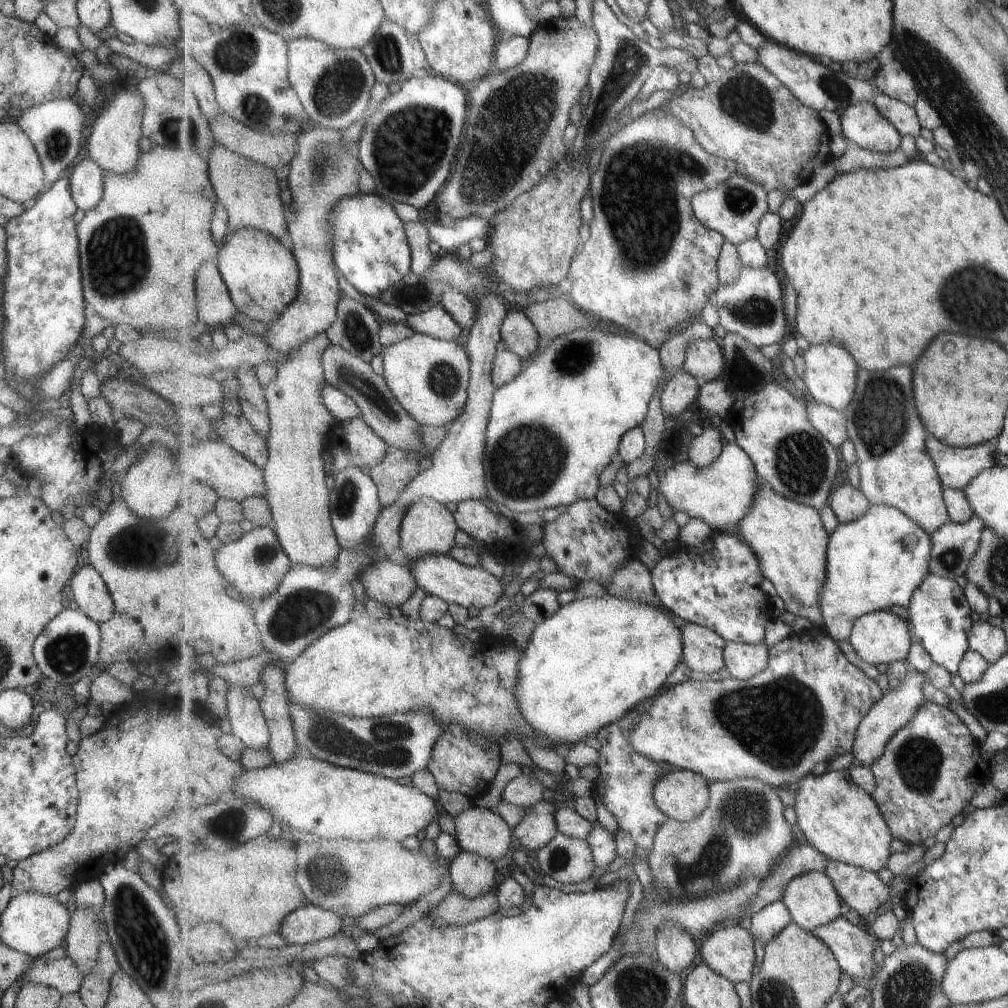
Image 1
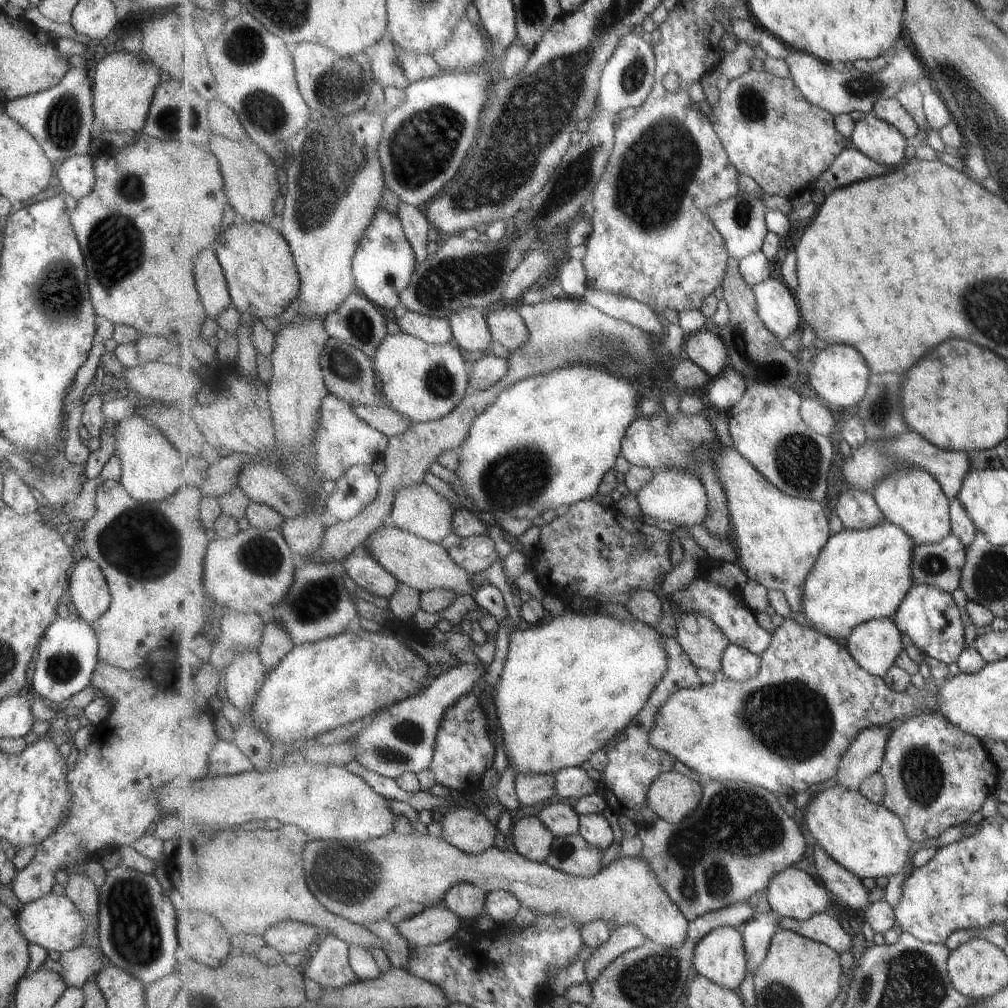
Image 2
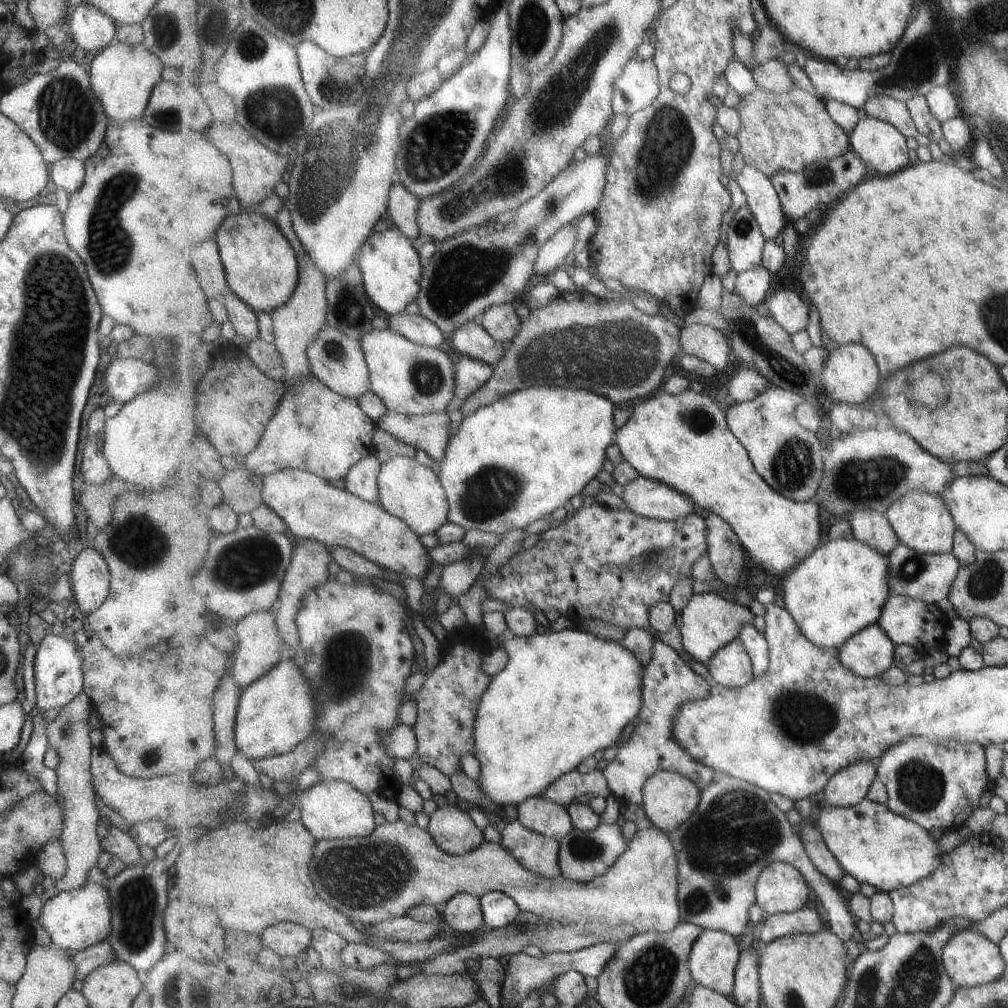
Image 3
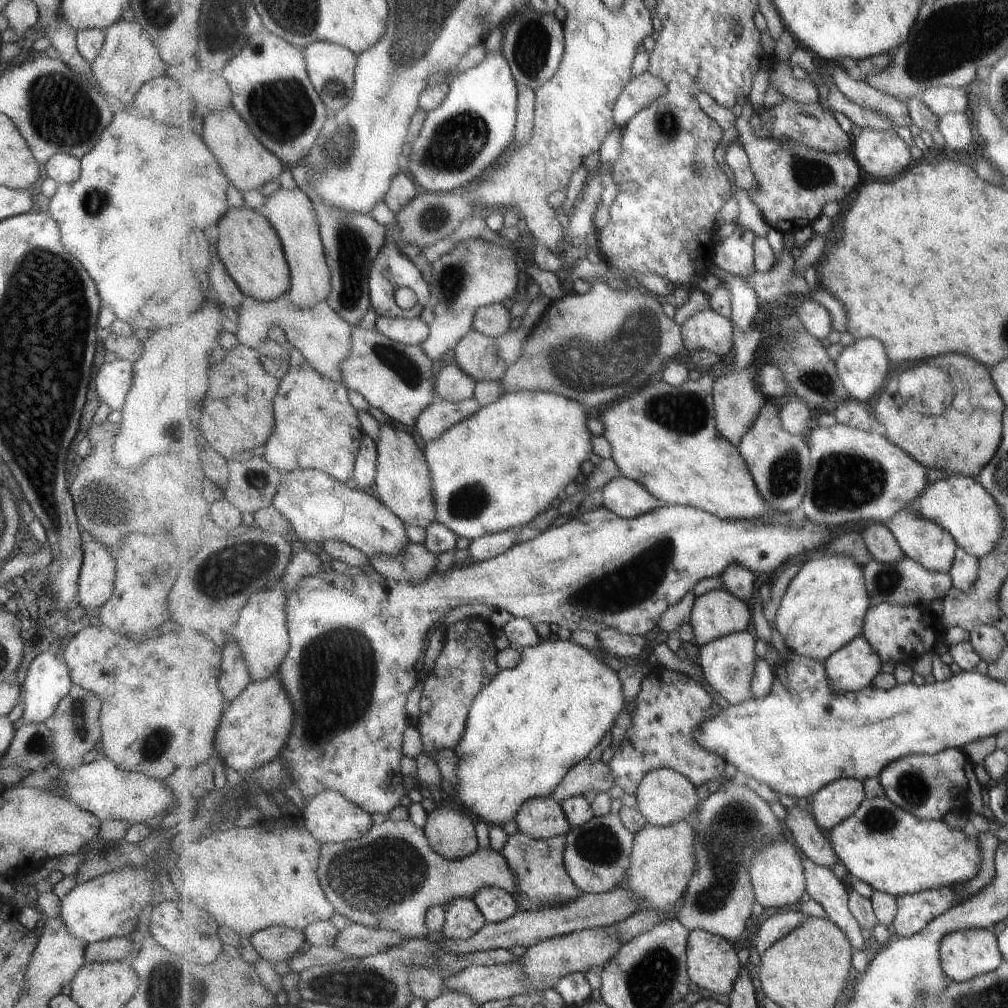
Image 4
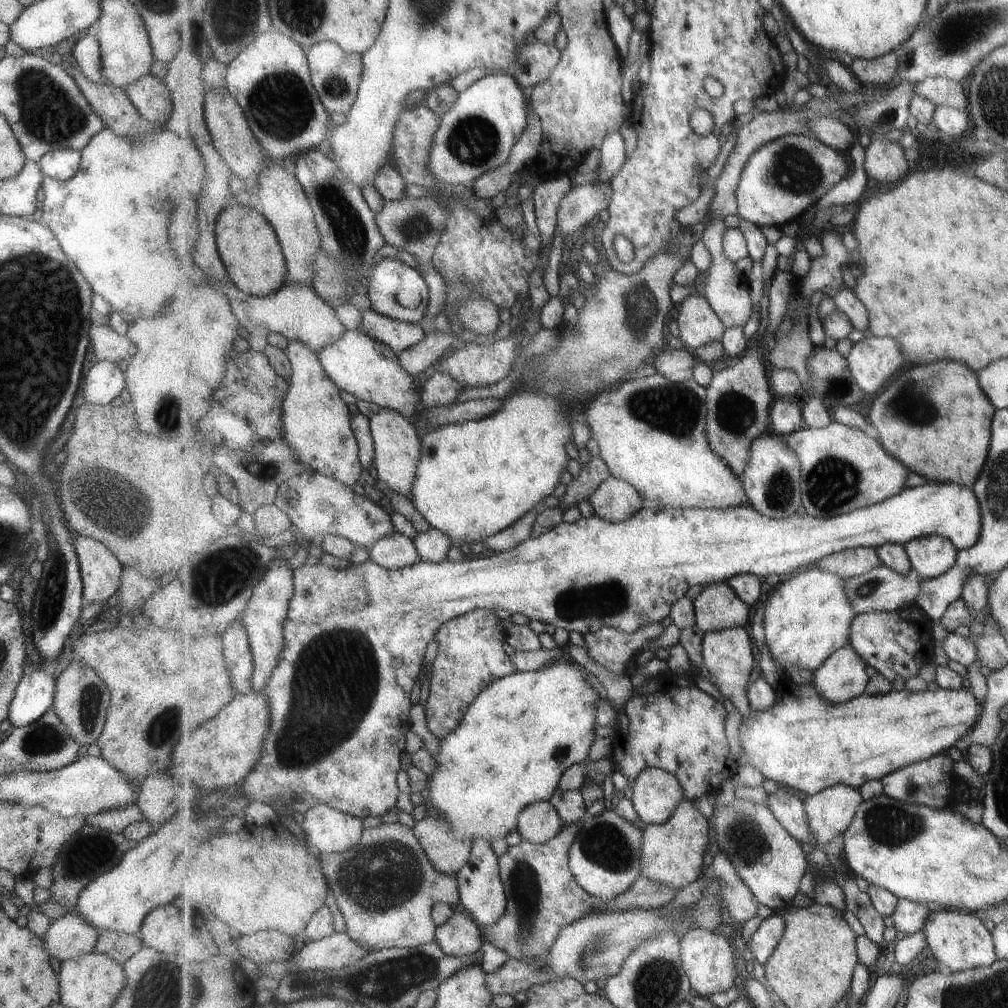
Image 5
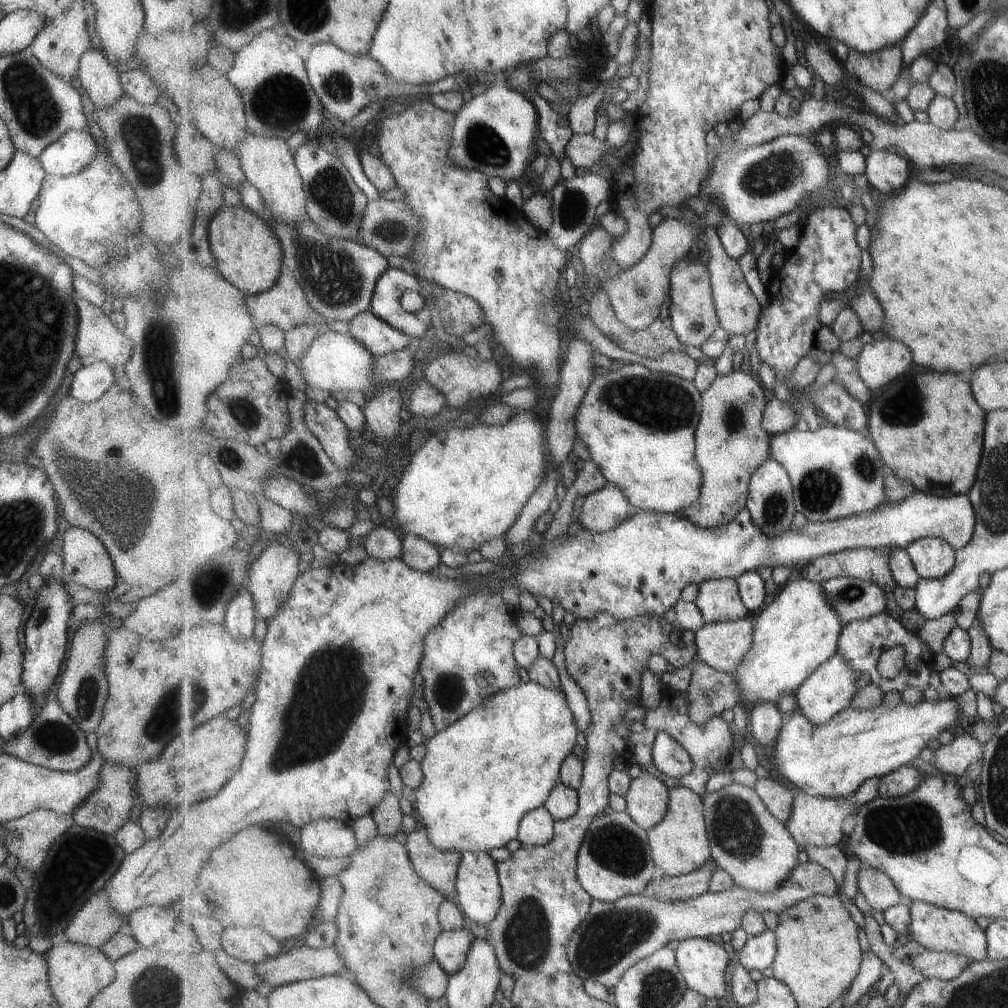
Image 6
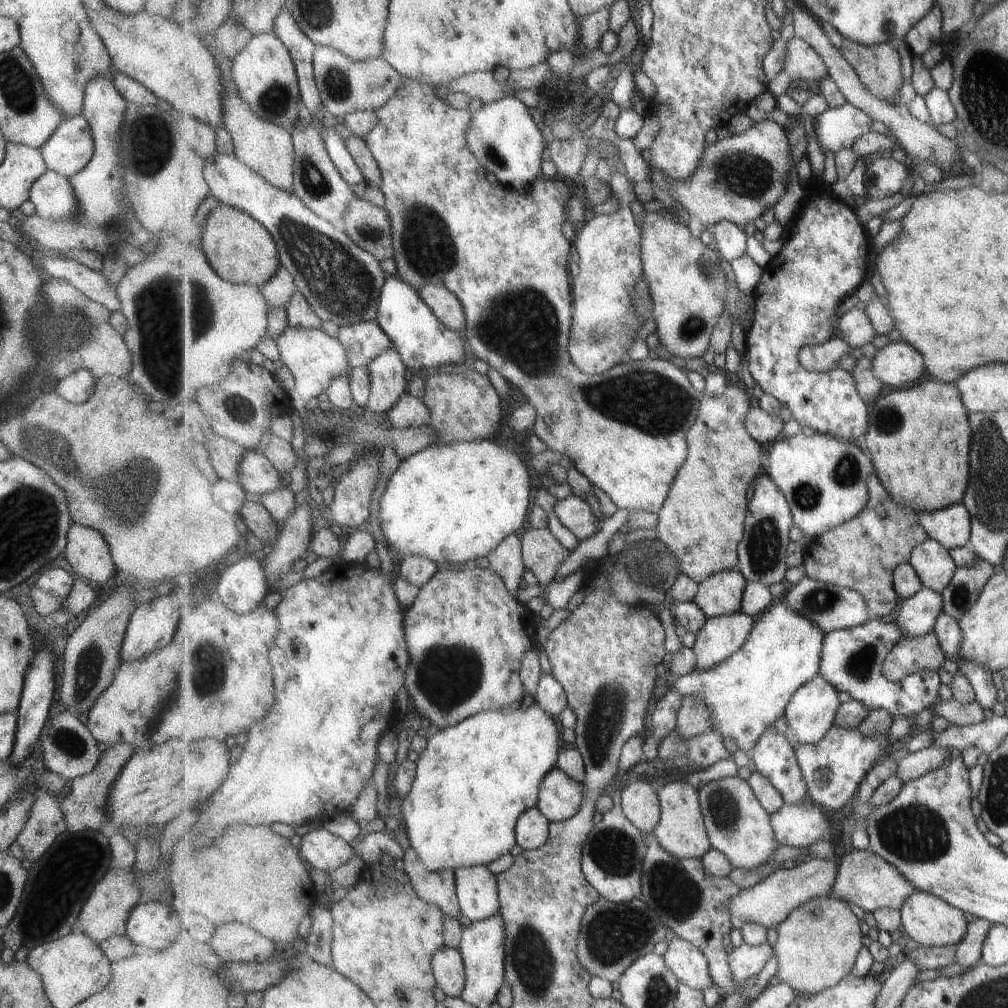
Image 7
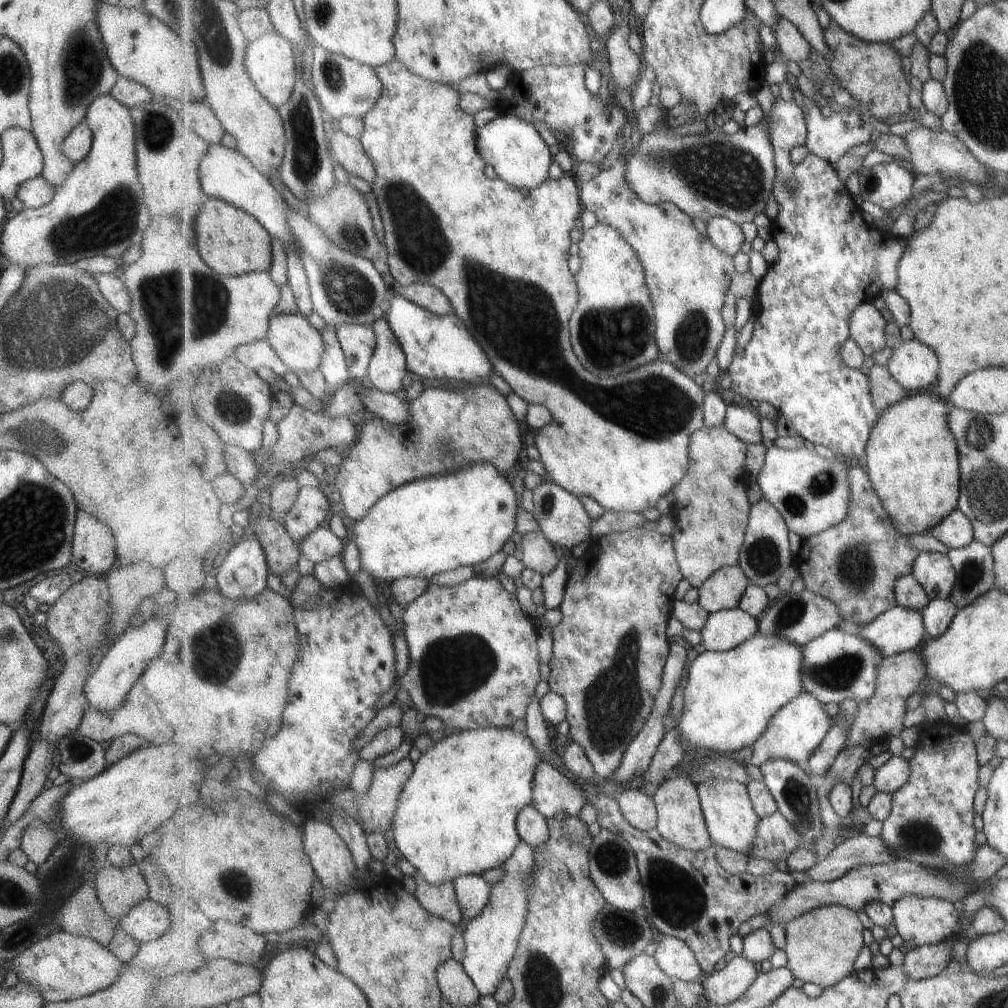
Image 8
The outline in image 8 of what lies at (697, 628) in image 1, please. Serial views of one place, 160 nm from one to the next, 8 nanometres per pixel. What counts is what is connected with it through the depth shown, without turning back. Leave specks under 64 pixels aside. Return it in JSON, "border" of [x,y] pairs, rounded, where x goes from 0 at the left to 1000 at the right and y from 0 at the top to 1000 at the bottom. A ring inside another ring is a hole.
{"border":[[[734,561],[717,563],[693,583],[692,597],[705,610],[731,603],[744,579],[744,573],[741,573]]]}

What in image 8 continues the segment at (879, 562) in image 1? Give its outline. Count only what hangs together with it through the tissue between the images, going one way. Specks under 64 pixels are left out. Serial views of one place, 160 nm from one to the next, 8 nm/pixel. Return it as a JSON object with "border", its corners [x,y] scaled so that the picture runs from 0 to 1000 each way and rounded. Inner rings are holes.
{"border":[[[753,627],[734,642],[717,647],[695,647],[683,665],[678,705],[670,714],[679,745],[699,742],[727,747],[746,742],[760,726],[765,713],[799,687],[797,656],[798,642]]]}

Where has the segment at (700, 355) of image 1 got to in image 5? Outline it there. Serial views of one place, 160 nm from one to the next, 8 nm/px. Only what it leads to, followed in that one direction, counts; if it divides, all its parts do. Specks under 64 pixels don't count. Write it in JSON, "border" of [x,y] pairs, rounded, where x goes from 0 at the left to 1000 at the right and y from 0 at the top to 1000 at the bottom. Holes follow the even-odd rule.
{"border":[[[684,293],[674,306],[671,316],[679,345],[690,349],[707,339],[717,339],[721,323],[708,310],[699,294]]]}

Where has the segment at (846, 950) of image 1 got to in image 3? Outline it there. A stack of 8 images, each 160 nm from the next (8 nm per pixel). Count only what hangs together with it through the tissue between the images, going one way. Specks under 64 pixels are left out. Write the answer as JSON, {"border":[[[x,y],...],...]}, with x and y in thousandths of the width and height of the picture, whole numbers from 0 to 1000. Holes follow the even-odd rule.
{"border":[[[805,898],[785,907],[762,908],[755,924],[754,935],[756,938],[763,937],[773,931],[793,927],[811,927],[820,922],[814,915],[814,909]]]}

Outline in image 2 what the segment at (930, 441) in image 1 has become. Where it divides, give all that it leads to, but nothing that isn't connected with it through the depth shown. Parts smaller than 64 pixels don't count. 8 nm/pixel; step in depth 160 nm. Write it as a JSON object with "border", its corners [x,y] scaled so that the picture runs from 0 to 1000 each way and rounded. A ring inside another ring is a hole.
{"border":[[[908,428],[896,430],[890,434],[884,434],[879,438],[860,438],[854,444],[845,446],[842,454],[837,454],[835,473],[837,478],[847,485],[866,490],[869,480],[887,467],[900,465],[916,465],[922,467],[935,482],[936,488],[944,495],[949,493],[955,484],[958,472],[963,468],[961,451],[955,447],[938,447],[925,438],[922,438],[915,431]]]}

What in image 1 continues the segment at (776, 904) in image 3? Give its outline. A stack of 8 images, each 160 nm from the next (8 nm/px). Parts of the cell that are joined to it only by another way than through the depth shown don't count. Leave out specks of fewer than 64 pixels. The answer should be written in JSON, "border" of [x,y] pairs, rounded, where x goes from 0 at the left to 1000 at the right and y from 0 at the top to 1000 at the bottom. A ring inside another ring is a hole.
{"border":[[[804,865],[788,871],[779,880],[776,894],[781,898],[787,913],[797,923],[806,926],[812,919],[820,918],[837,909],[839,898],[830,885],[827,875],[820,866]]]}

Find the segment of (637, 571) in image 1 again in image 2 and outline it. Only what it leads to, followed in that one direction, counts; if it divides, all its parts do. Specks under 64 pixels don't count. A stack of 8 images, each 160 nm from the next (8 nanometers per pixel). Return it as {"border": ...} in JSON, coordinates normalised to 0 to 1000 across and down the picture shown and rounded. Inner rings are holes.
{"border":[[[630,586],[620,602],[636,618],[649,622],[658,617],[658,597],[648,586]]]}

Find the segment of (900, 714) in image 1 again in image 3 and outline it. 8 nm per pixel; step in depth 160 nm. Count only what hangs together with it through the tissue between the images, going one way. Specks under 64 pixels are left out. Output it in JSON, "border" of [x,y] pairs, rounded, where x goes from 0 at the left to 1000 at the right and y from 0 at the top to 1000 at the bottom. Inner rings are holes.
{"border":[[[856,752],[834,764],[816,785],[815,797],[832,802],[846,802],[859,794],[868,772],[871,772],[870,754]]]}

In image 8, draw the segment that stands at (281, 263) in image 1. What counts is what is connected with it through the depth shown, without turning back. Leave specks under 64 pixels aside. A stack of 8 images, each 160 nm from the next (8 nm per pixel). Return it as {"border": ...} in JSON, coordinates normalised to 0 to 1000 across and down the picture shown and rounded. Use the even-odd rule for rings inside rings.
{"border":[[[207,195],[192,212],[196,247],[201,258],[217,272],[236,275],[253,269],[265,269],[271,262],[271,236],[268,229],[245,209],[223,197]]]}

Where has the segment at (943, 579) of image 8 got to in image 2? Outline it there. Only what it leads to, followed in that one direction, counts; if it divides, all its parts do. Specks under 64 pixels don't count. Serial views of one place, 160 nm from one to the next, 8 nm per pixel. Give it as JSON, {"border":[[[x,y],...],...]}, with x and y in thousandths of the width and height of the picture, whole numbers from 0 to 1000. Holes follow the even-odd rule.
{"border":[[[899,463],[887,467],[869,480],[866,491],[875,503],[879,516],[893,522],[907,536],[908,541],[933,539],[944,529],[942,494],[922,467]]]}

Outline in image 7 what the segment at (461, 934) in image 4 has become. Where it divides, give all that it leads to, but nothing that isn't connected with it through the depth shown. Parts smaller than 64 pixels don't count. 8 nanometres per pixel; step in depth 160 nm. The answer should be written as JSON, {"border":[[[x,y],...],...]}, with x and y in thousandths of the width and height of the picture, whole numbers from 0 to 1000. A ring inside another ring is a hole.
{"border":[[[439,939],[431,946],[430,961],[436,980],[443,989],[457,990],[462,977],[462,960],[456,941]]]}

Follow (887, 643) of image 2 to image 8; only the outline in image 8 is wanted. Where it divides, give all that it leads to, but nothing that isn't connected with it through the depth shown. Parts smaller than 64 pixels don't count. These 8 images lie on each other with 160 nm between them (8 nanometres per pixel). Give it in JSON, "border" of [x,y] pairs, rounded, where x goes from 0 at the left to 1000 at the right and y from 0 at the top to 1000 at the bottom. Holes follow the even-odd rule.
{"border":[[[798,687],[788,695],[780,698],[766,713],[759,727],[753,731],[746,741],[744,758],[758,759],[763,753],[783,753],[802,764],[801,756],[808,750],[808,746],[819,734],[826,720],[823,706],[818,704],[817,698],[809,689]]]}

